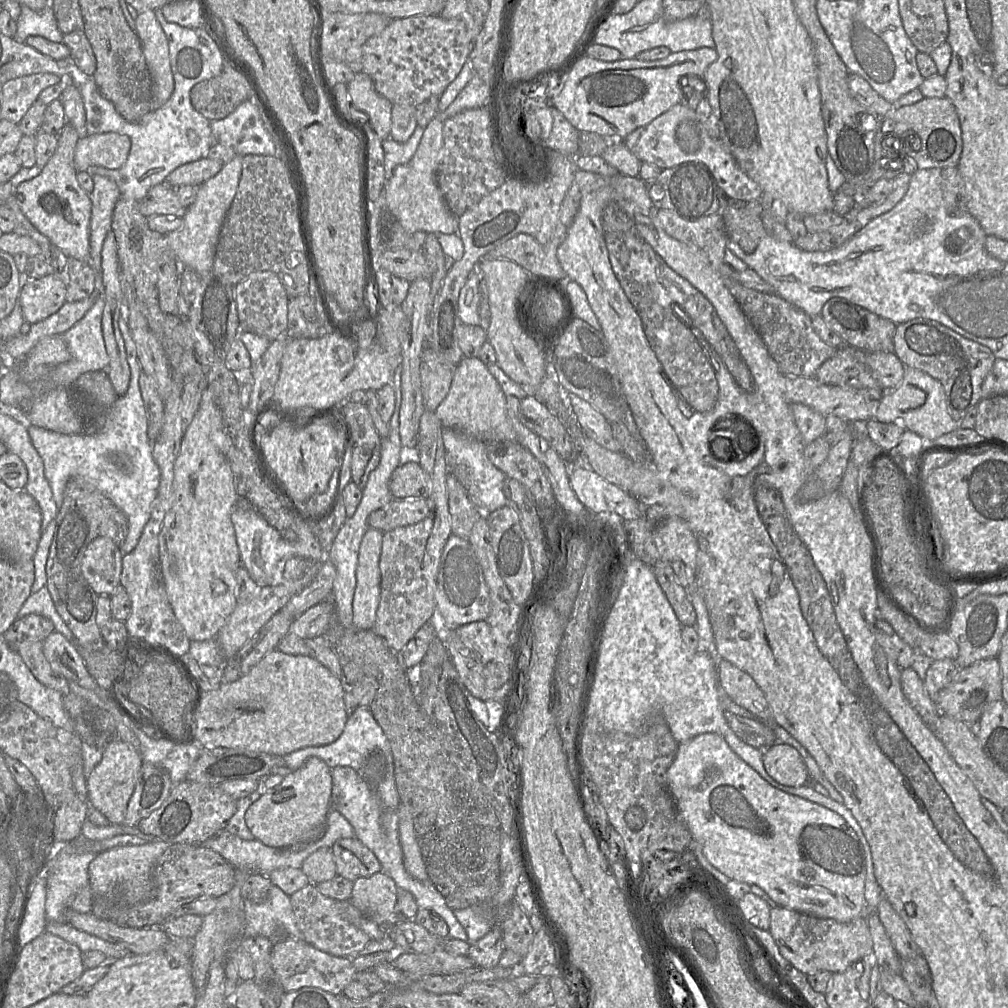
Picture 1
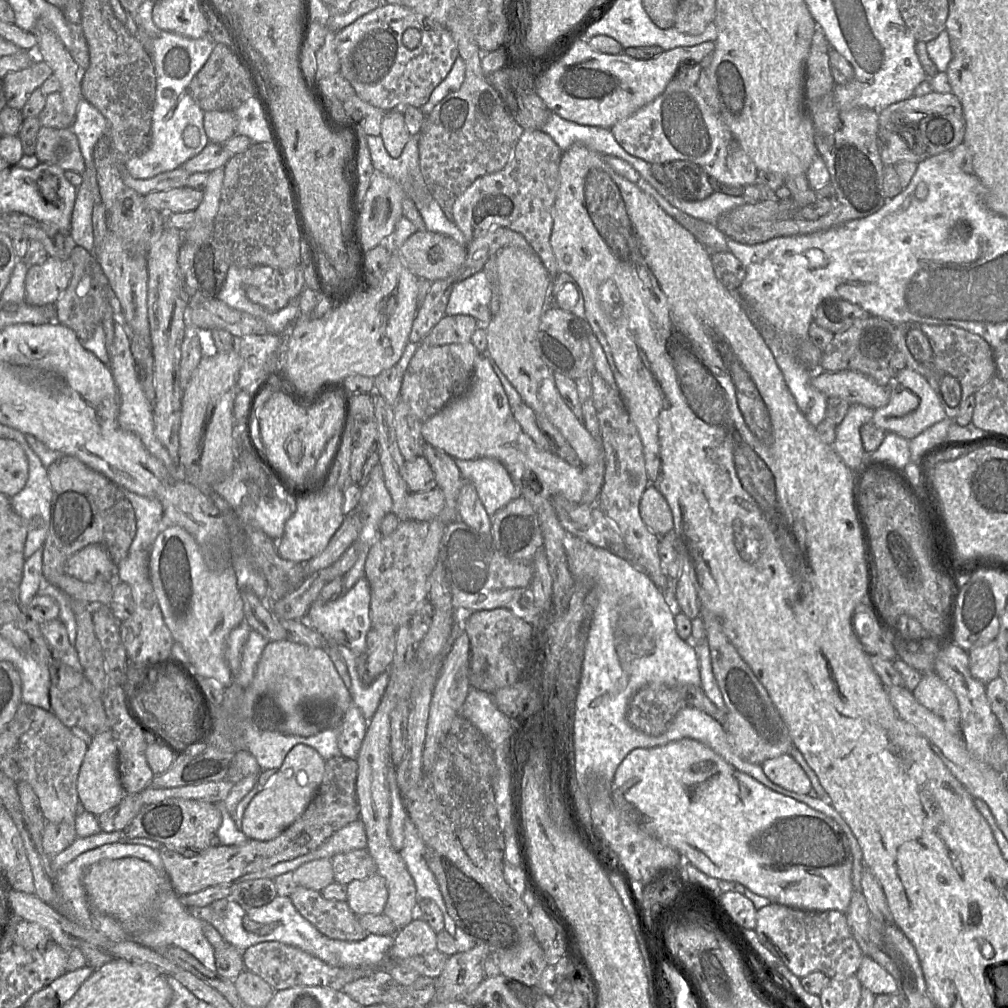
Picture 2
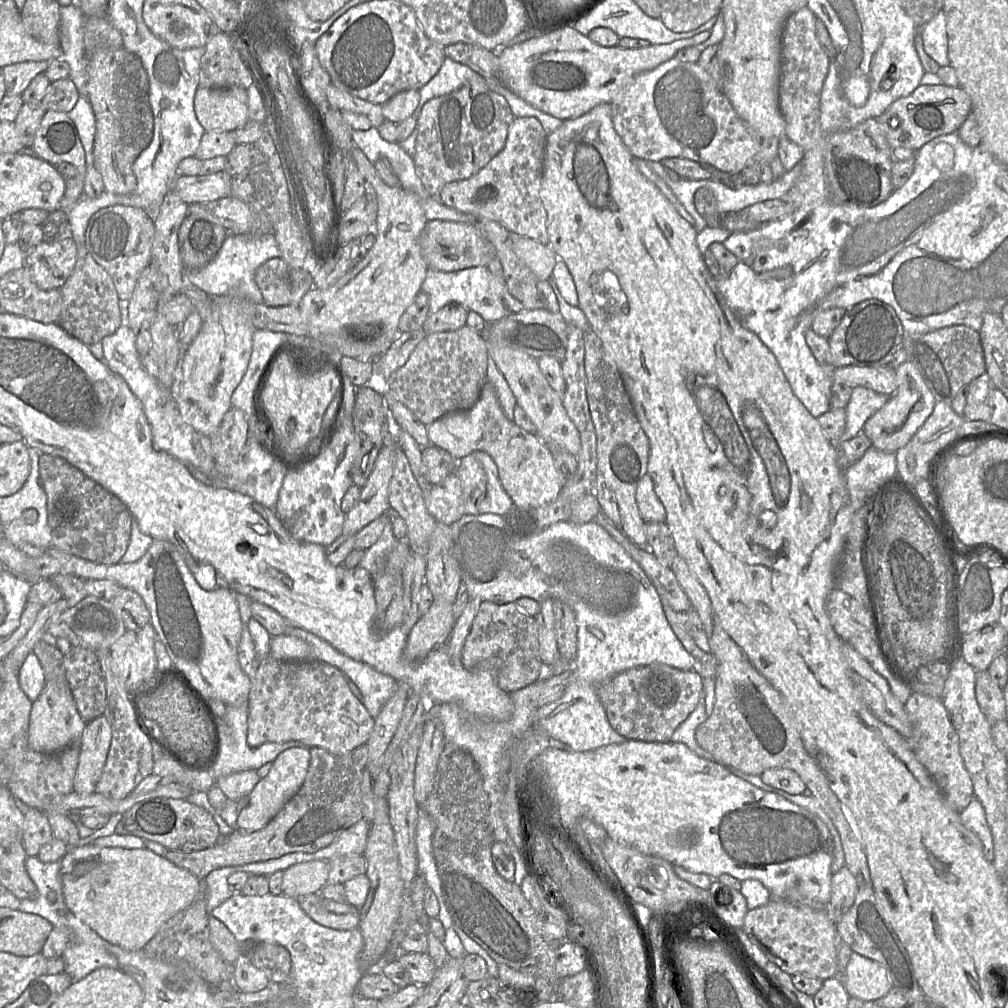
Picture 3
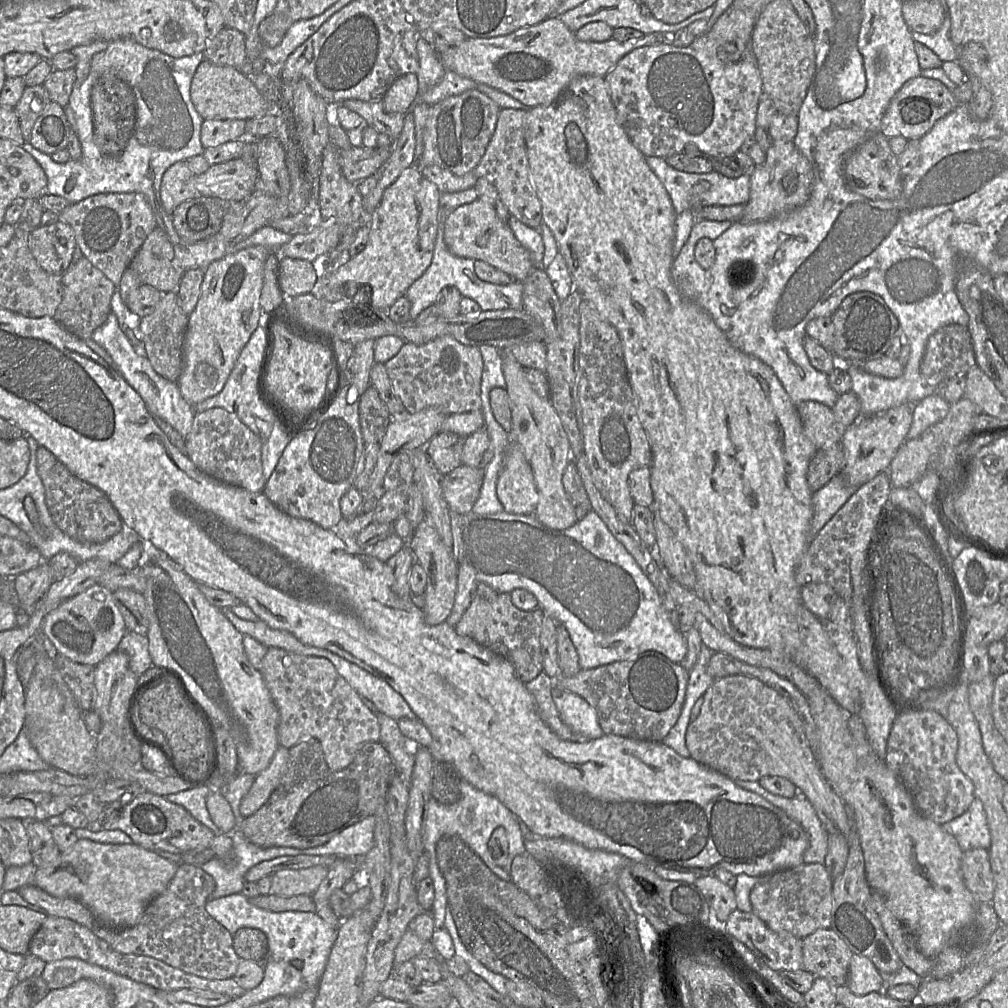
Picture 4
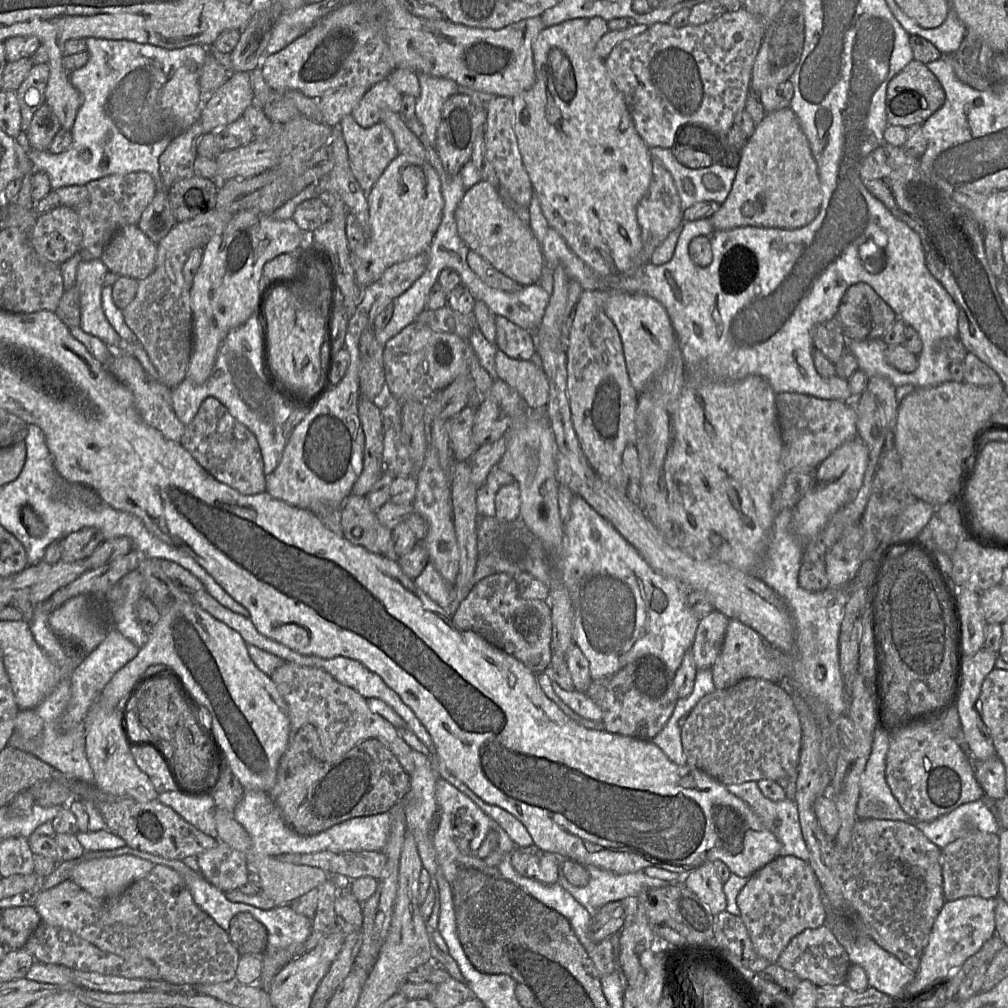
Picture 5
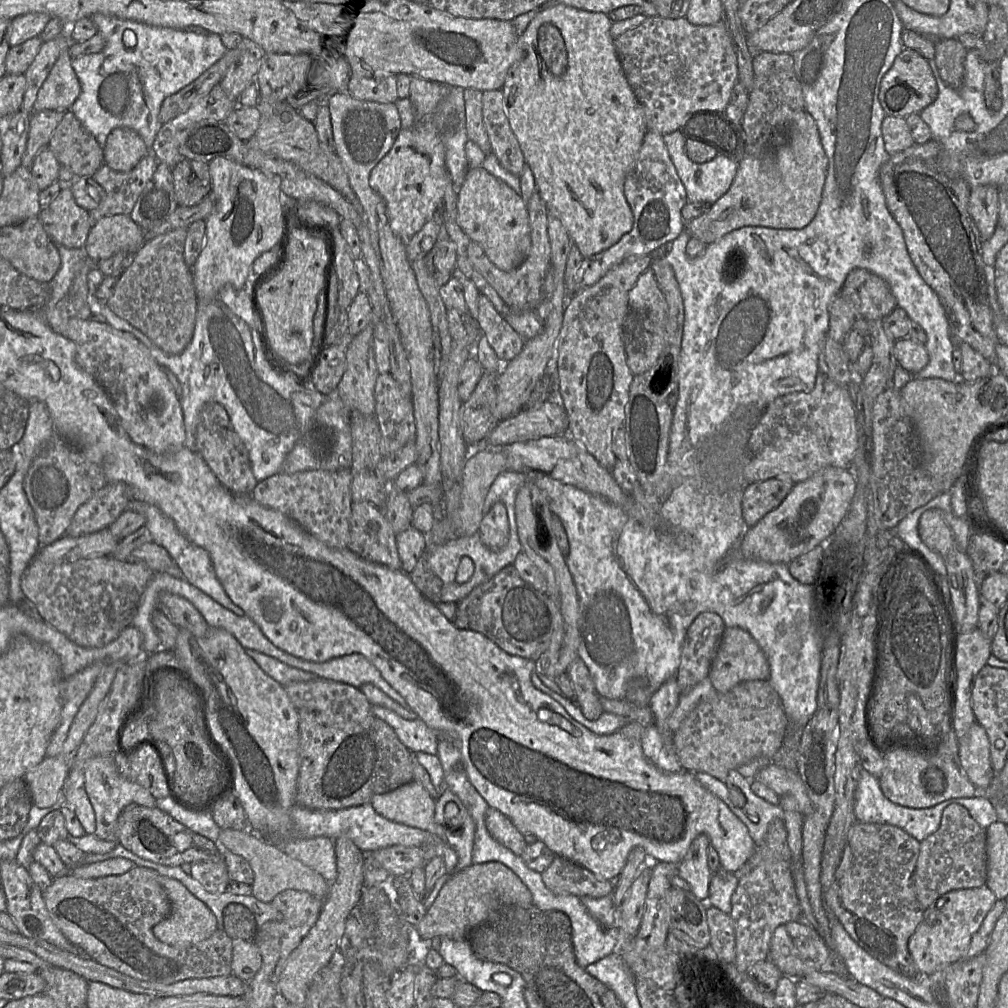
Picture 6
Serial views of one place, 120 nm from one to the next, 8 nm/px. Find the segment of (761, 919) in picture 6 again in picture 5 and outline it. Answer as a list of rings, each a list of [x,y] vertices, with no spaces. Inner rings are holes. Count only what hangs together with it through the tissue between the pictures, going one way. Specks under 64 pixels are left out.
[[[779,855],[752,874],[739,892],[736,902],[740,909],[739,916],[748,930],[755,951],[770,963],[776,963],[793,937],[805,929],[818,928],[825,924],[826,910],[814,870],[808,861],[791,855]]]

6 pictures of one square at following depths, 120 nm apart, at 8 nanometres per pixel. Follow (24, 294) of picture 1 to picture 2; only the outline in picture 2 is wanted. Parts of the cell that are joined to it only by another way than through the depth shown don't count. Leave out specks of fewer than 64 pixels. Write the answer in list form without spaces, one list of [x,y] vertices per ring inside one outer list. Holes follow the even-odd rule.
[[[47,257],[45,261],[27,269],[24,281],[25,302],[33,306],[54,305],[72,277],[72,264],[67,257]]]

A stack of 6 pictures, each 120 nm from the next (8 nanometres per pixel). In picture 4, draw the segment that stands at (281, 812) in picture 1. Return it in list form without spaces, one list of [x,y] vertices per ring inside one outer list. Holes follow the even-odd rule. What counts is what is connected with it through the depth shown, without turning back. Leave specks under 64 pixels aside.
[[[279,745],[269,766],[256,775],[252,787],[242,799],[240,813],[244,818],[253,815],[268,801],[285,773],[288,758],[289,749]]]

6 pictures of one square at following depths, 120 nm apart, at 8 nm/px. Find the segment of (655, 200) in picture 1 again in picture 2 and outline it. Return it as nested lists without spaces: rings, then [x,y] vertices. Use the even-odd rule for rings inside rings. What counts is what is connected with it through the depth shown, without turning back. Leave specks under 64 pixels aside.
[[[675,160],[663,166],[669,179],[669,188],[682,199],[698,201],[709,197],[714,191],[725,193],[714,187],[714,179],[694,162]]]

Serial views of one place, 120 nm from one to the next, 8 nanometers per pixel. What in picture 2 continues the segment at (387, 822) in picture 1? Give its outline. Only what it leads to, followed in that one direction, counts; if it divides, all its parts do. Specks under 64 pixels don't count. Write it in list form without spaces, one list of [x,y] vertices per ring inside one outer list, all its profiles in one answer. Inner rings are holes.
[[[408,815],[404,821],[404,840],[399,853],[414,880],[419,900],[431,899],[437,904],[444,918],[445,930],[454,936],[455,921],[447,911],[437,880],[426,862],[425,846],[418,829]]]

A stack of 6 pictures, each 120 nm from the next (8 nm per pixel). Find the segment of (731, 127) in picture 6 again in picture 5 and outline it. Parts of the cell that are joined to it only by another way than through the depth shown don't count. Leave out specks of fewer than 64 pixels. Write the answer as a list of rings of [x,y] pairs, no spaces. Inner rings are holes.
[[[687,123],[676,135],[676,145],[688,146],[709,154],[713,163],[737,169],[741,151],[733,147],[727,139],[707,126]]]

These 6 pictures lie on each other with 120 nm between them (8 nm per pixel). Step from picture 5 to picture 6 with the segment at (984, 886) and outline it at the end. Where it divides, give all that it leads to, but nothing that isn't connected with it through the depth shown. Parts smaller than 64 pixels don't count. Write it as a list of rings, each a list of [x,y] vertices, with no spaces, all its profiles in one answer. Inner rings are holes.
[[[959,804],[948,805],[942,812],[939,828],[920,841],[913,885],[916,898],[928,908],[940,896],[958,889],[978,888],[986,885],[987,855],[986,831]],[[920,885],[920,890],[916,886]]]

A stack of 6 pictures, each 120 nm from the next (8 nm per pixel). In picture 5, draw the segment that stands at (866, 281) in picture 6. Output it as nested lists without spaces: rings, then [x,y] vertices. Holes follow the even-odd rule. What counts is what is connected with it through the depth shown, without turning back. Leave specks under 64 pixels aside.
[[[866,283],[851,285],[844,293],[835,319],[842,326],[846,340],[871,340],[882,338],[896,321],[893,309]]]

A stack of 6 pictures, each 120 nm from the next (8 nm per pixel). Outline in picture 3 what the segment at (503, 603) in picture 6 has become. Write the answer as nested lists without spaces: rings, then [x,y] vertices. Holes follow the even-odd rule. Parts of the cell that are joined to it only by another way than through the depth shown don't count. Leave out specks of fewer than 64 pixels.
[[[482,601],[464,642],[462,665],[469,670],[484,670],[508,693],[526,687],[541,677],[538,625],[534,616],[522,612],[514,602],[497,604]]]

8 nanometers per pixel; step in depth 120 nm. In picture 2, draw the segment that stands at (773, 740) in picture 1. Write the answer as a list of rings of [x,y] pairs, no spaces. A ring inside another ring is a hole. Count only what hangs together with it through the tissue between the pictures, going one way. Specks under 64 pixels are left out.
[[[648,684],[638,689],[629,700],[626,719],[633,728],[650,736],[659,736],[667,730],[678,711],[687,706],[706,712],[721,724],[725,720],[725,714],[705,695],[701,686],[662,684]]]

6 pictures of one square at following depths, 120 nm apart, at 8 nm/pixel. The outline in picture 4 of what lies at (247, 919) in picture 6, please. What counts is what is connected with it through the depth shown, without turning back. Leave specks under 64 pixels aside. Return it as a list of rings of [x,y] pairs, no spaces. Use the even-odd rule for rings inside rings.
[[[240,928],[233,934],[233,946],[241,960],[259,964],[266,962],[269,942],[264,932],[255,928]]]

